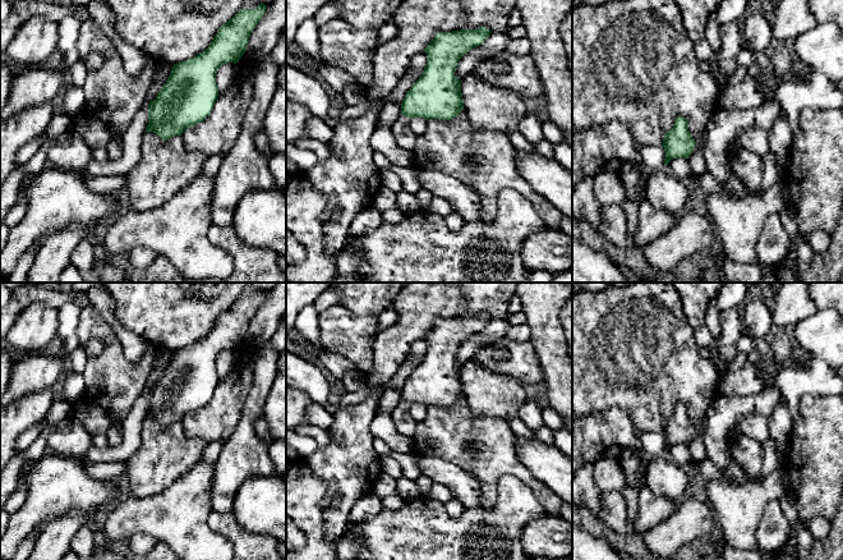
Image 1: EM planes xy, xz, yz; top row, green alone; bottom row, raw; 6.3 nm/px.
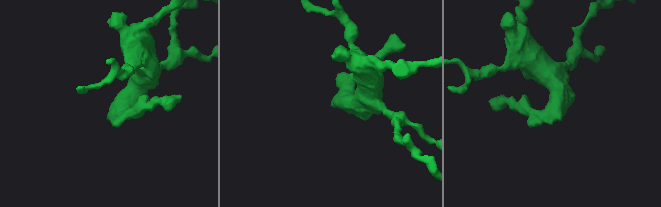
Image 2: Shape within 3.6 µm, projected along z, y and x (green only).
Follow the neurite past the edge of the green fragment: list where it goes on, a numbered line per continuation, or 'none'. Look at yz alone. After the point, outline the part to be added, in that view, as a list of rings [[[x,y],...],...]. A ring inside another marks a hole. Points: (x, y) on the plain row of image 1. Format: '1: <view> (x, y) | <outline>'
none

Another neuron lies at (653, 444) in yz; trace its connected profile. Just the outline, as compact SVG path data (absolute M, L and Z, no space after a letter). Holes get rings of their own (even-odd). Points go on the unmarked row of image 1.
M639 431L637 436L641 441L641 454L646 458L655 458L664 453L665 437L663 432Z

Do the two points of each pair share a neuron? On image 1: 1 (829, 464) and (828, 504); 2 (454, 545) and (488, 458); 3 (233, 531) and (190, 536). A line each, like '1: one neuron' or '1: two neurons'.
1: one neuron
2: two neurons
3: two neurons

